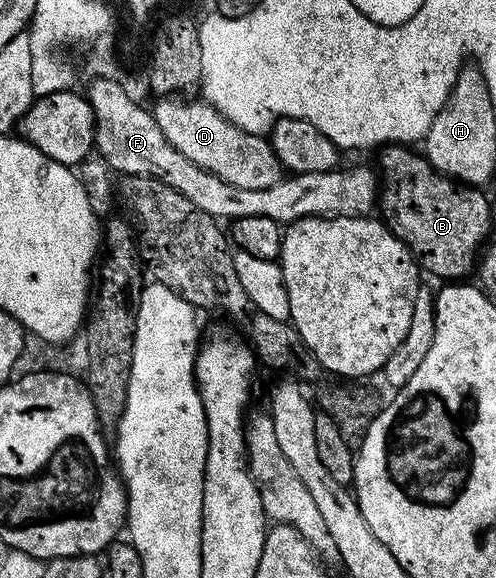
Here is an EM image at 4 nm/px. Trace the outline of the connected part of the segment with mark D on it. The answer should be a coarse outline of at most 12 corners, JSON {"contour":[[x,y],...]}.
{"contour":[[202,99],[153,105],[161,135],[233,187],[285,170],[266,136]]}

